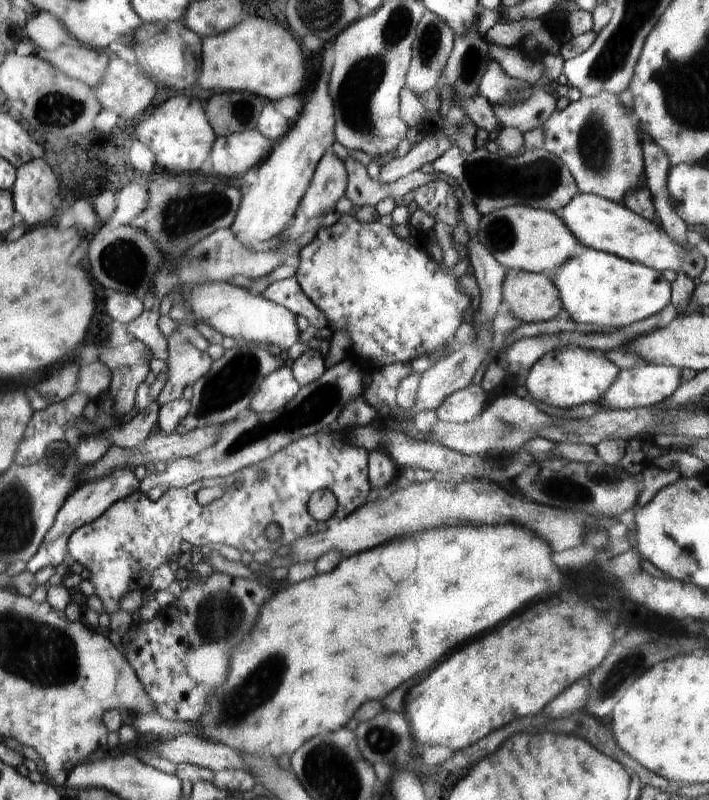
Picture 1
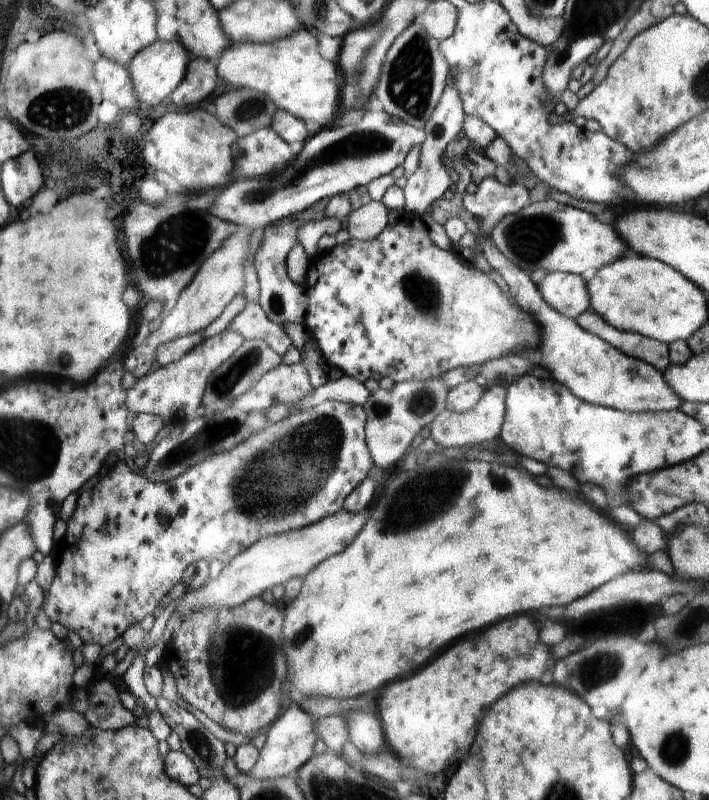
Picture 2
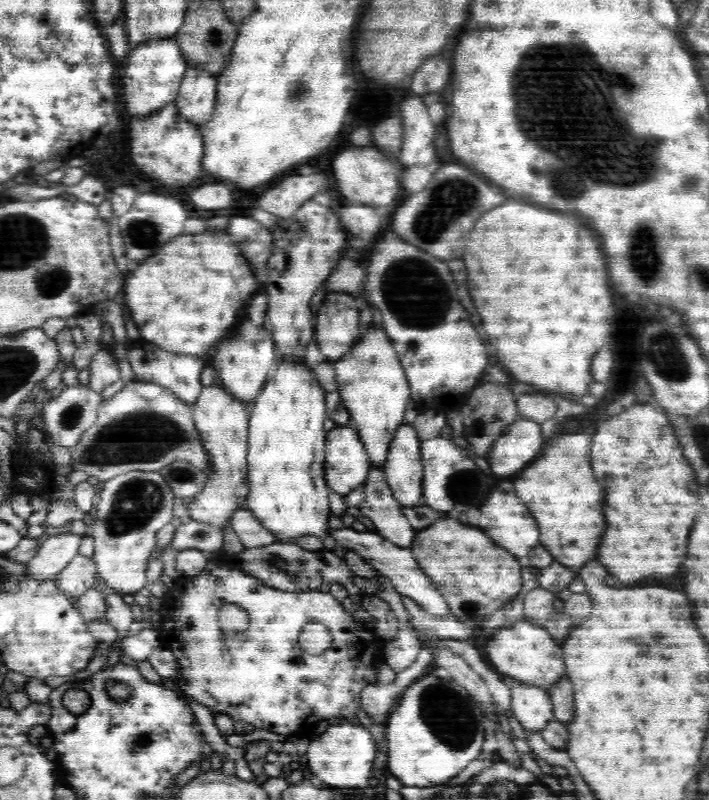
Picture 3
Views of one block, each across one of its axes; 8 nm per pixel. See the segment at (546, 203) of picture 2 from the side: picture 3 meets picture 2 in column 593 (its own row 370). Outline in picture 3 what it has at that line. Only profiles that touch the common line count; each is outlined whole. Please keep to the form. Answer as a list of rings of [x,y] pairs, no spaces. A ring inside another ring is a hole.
[[[242,322],[236,328],[234,336],[224,340],[224,344],[218,346],[216,356],[212,360],[221,387],[234,399],[241,400],[248,407],[258,398],[268,380],[274,378],[279,370],[278,362],[276,347],[272,342],[272,332],[269,331],[267,323],[263,326],[256,326],[250,322]]]

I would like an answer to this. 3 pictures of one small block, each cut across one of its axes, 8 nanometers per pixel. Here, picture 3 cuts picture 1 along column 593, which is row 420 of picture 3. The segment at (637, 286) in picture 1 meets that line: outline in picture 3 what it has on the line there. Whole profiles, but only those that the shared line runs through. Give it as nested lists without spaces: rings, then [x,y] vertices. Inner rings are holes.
[[[284,362],[279,364],[279,370],[276,372],[274,378],[268,380],[268,383],[264,386],[263,391],[260,392],[258,398],[252,402],[248,407],[249,413],[249,427],[248,427],[248,440],[247,440],[247,467],[248,467],[248,494],[244,499],[245,508],[252,511],[252,515],[256,516],[260,520],[260,524],[264,524],[264,528],[268,528],[272,535],[276,539],[280,540],[280,543],[284,543],[288,540],[289,543],[298,543],[299,539],[307,538],[308,536],[314,536],[322,542],[324,548],[327,551],[337,551],[334,538],[331,537],[331,528],[329,526],[329,520],[331,517],[330,501],[328,501],[328,492],[331,489],[325,479],[325,446],[328,436],[327,431],[324,429],[324,420],[327,418],[325,407],[325,390],[318,384],[315,379],[312,368],[306,368],[301,364],[295,362]]]

